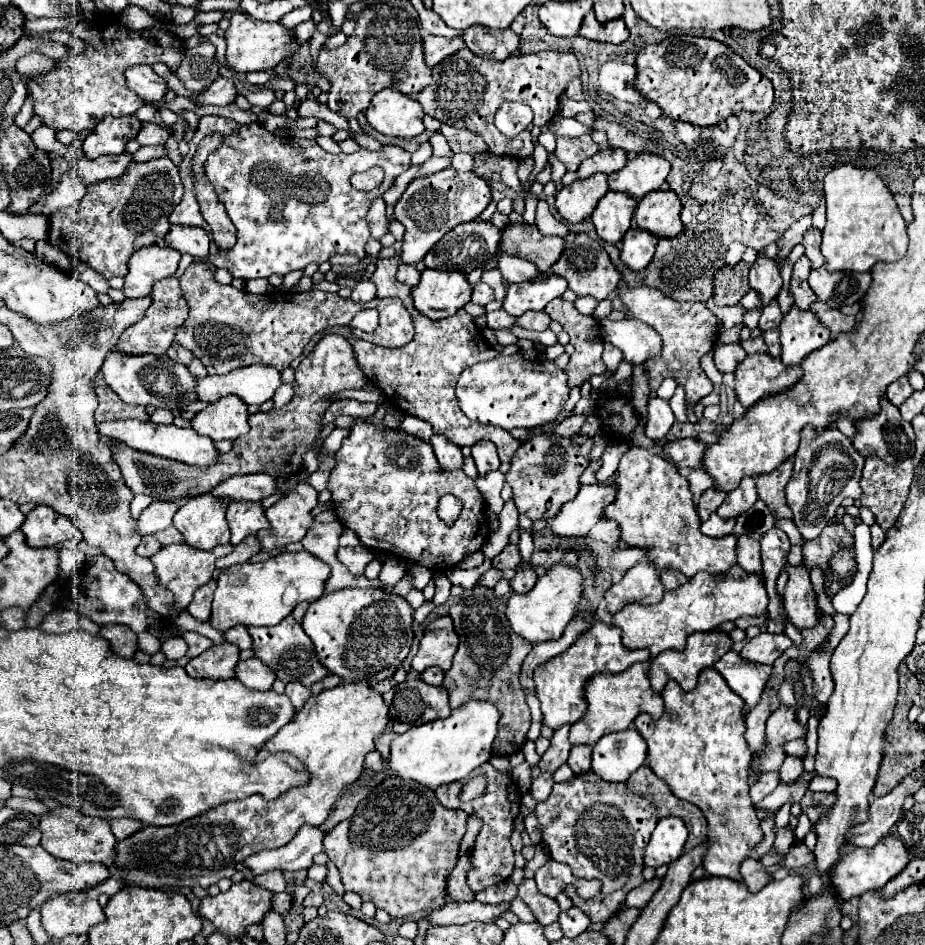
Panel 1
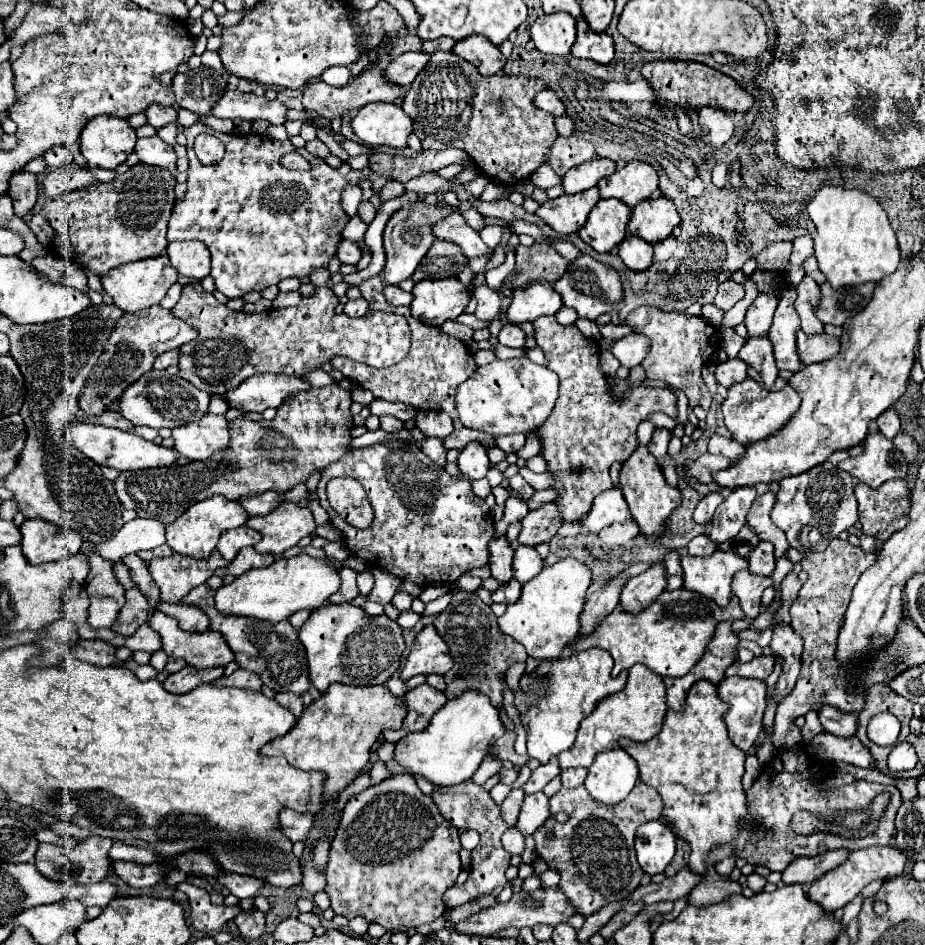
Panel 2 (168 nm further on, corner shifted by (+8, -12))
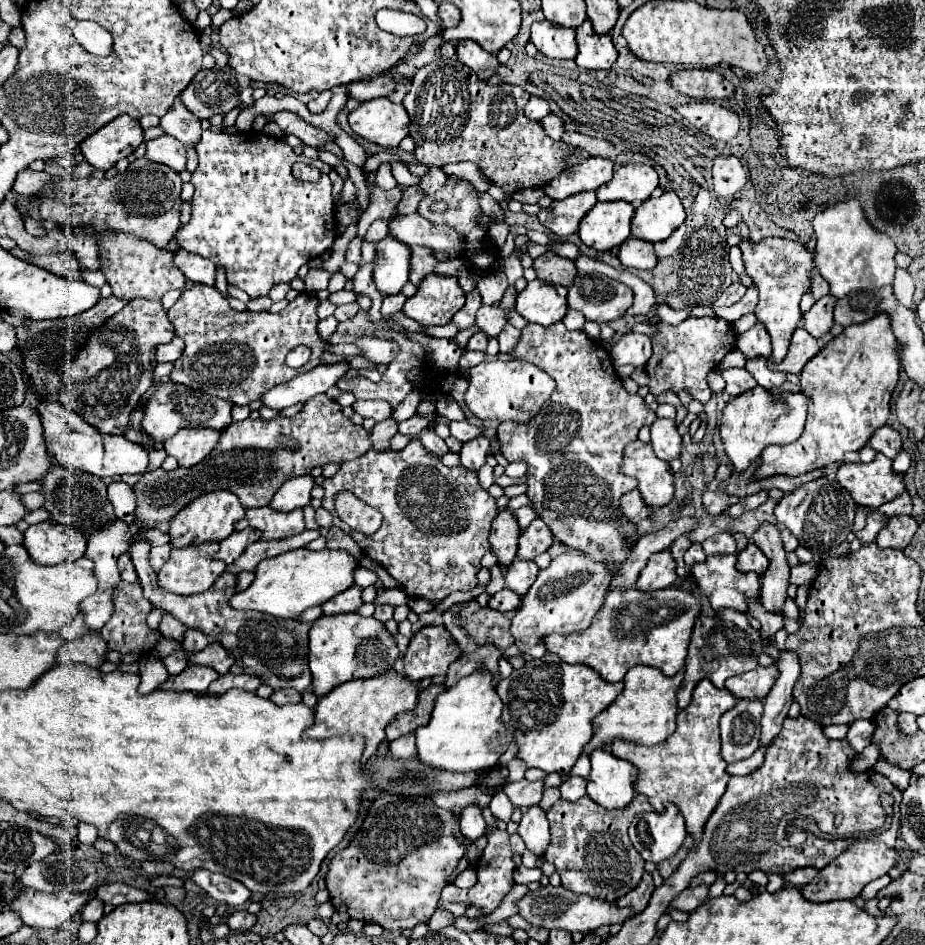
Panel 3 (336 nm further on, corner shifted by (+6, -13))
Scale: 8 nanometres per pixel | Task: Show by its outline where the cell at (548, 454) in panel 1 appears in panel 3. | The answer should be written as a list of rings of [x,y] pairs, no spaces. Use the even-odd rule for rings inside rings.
[[[534,519],[532,525],[526,527],[522,531],[522,535],[520,535],[516,559],[532,561],[536,555],[548,551],[548,547],[552,545],[552,541],[554,541],[554,535],[546,527],[546,523],[542,519]]]

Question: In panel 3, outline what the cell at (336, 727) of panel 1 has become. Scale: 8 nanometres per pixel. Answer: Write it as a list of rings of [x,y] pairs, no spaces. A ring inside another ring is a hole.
[[[394,669],[382,673],[380,677],[348,681],[346,685],[338,685],[326,697],[318,699],[316,705],[316,721],[312,725],[312,739],[328,739],[334,735],[364,735],[366,749],[362,761],[368,761],[378,745],[384,741],[386,725],[402,711],[414,709],[418,701],[418,681],[410,681],[408,677],[396,673]]]

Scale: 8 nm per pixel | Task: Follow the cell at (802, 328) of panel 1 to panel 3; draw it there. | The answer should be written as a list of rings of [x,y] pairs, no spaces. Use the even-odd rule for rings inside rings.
[[[762,239],[758,243],[742,241],[740,245],[742,261],[744,261],[744,273],[752,279],[752,285],[758,291],[758,305],[754,309],[754,315],[758,321],[766,327],[770,339],[772,339],[772,359],[774,363],[782,361],[788,353],[790,337],[796,329],[796,323],[800,321],[800,299],[810,289],[810,273],[816,271],[814,263],[814,251],[808,251],[804,243],[794,243],[788,239]]]

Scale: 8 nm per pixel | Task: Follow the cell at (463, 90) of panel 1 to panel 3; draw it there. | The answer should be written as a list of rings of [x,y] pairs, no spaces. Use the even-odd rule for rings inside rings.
[[[442,57],[442,59],[434,61],[434,63],[428,63],[426,67],[422,67],[422,69],[414,75],[410,93],[404,97],[404,107],[406,107],[408,115],[410,115],[410,135],[412,135],[414,141],[416,141],[416,149],[414,149],[416,159],[418,159],[420,163],[424,163],[424,165],[438,165],[438,167],[444,167],[444,165],[448,165],[448,163],[458,163],[458,161],[472,161],[494,185],[502,187],[508,195],[512,195],[512,193],[516,193],[516,191],[520,191],[520,189],[526,189],[526,187],[544,187],[544,185],[548,185],[548,183],[550,183],[552,179],[556,179],[566,167],[570,167],[570,163],[566,163],[566,157],[570,155],[572,149],[570,149],[566,143],[562,143],[562,141],[554,141],[554,139],[546,137],[546,133],[544,133],[542,125],[538,125],[538,121],[530,121],[528,117],[524,117],[524,105],[526,105],[528,99],[530,99],[530,93],[524,91],[524,89],[518,87],[518,85],[504,85],[504,83],[500,83],[500,85],[488,85],[488,83],[480,81],[480,79],[476,77],[476,73],[474,73],[472,69],[468,69],[466,65],[462,65],[458,59],[444,59],[444,57]]]

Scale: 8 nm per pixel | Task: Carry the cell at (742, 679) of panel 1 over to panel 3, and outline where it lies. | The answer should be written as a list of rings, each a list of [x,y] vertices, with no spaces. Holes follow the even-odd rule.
[[[742,701],[726,711],[720,719],[722,729],[722,759],[726,763],[736,763],[748,759],[758,749],[760,737],[760,717],[762,703],[760,701]]]

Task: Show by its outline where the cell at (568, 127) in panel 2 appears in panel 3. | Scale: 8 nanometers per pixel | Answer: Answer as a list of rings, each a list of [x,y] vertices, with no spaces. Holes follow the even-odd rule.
[[[554,113],[546,115],[544,119],[540,119],[540,125],[546,129],[546,133],[548,133],[554,141],[560,141],[560,137],[562,137],[562,133],[564,133],[564,123],[562,123],[562,119],[560,119],[558,115],[554,115]]]

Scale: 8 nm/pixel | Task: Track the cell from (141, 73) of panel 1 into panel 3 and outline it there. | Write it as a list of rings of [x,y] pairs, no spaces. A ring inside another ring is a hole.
[[[178,99],[176,105],[170,107],[170,111],[160,119],[160,127],[176,137],[180,143],[184,145],[190,145],[190,147],[196,147],[196,143],[200,141],[200,135],[202,135],[202,127],[200,127],[200,119],[194,117],[186,107],[184,103]]]

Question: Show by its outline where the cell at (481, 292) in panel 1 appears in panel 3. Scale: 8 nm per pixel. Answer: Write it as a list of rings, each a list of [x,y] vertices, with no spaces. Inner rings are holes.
[[[482,305],[476,313],[476,325],[480,327],[480,331],[484,331],[488,337],[498,337],[498,333],[502,331],[502,327],[506,325],[506,317],[504,311],[500,307],[486,307]]]

